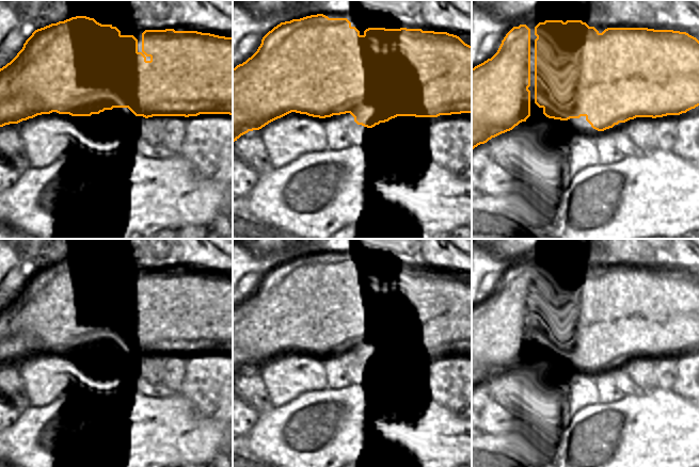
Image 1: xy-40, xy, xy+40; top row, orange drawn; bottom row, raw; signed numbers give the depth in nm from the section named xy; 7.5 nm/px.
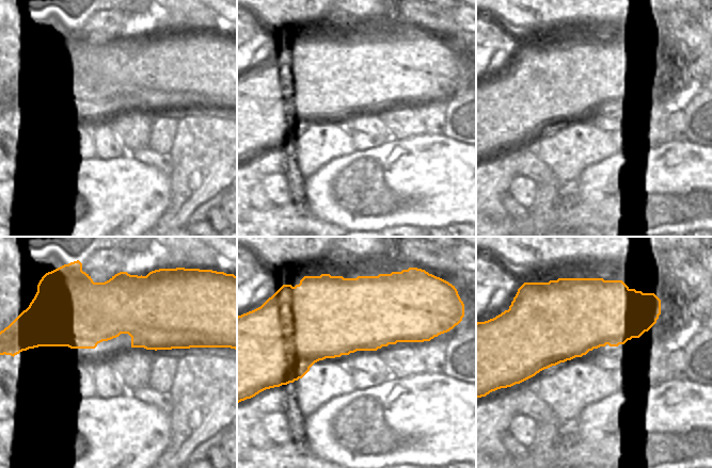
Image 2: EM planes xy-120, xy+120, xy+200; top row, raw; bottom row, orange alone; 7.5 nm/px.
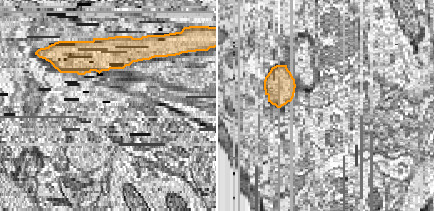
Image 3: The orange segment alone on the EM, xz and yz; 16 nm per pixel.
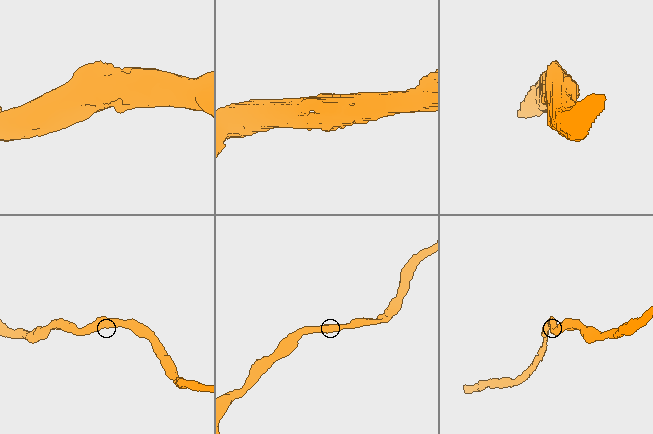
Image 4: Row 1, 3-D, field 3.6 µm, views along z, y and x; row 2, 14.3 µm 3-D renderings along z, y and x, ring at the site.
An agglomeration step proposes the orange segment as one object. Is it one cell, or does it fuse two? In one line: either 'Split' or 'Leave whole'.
Leave whole.

